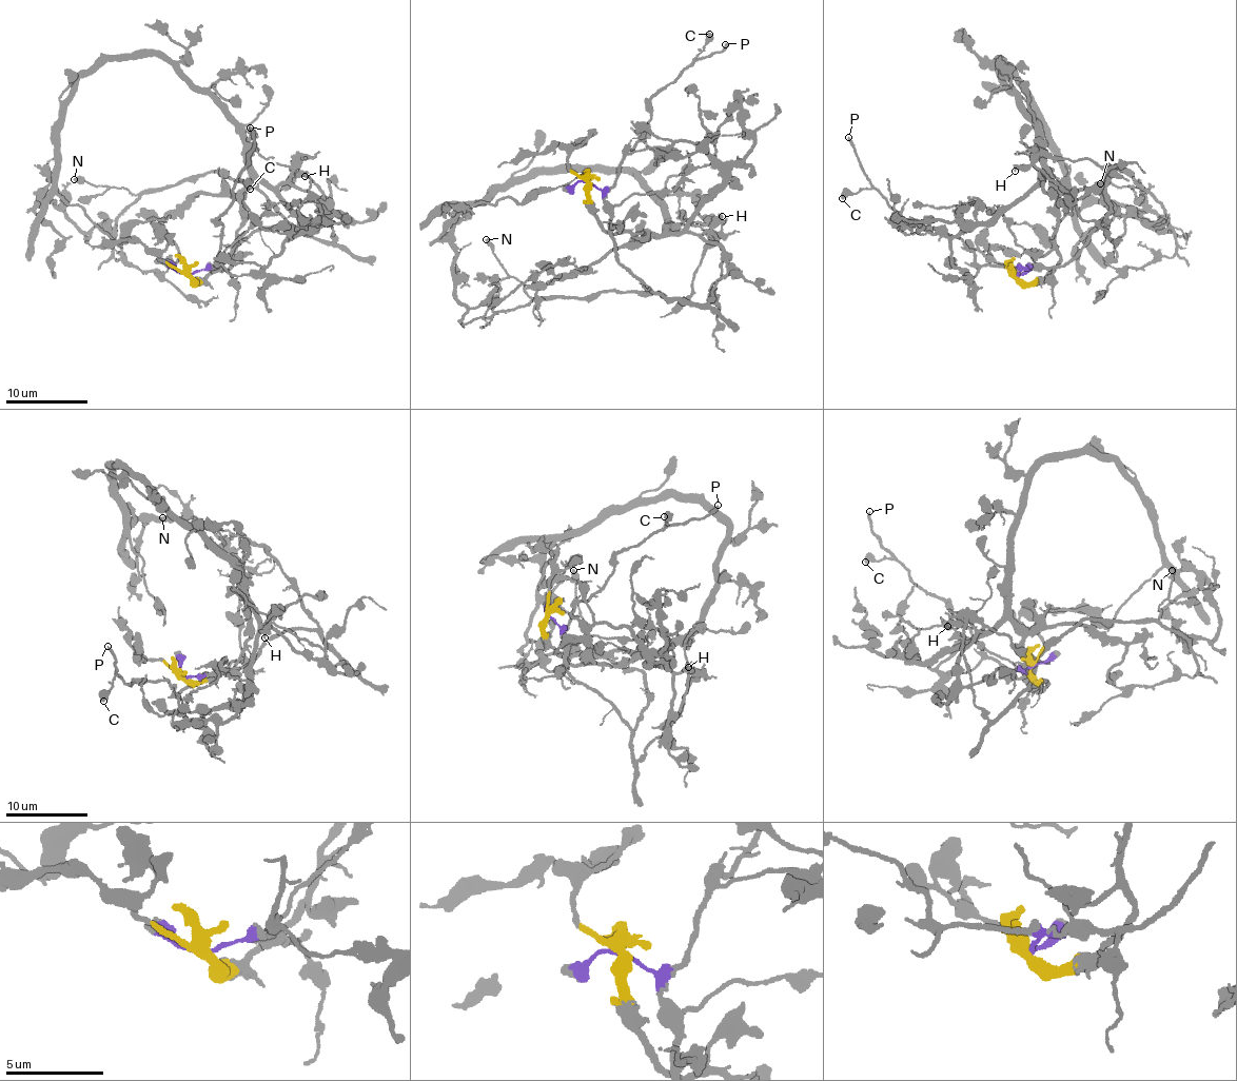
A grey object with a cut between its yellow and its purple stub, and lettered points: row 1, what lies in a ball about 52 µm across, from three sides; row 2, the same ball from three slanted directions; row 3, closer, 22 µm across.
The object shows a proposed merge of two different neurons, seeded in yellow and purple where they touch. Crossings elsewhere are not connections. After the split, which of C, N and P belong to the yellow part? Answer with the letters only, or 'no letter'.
no letter

